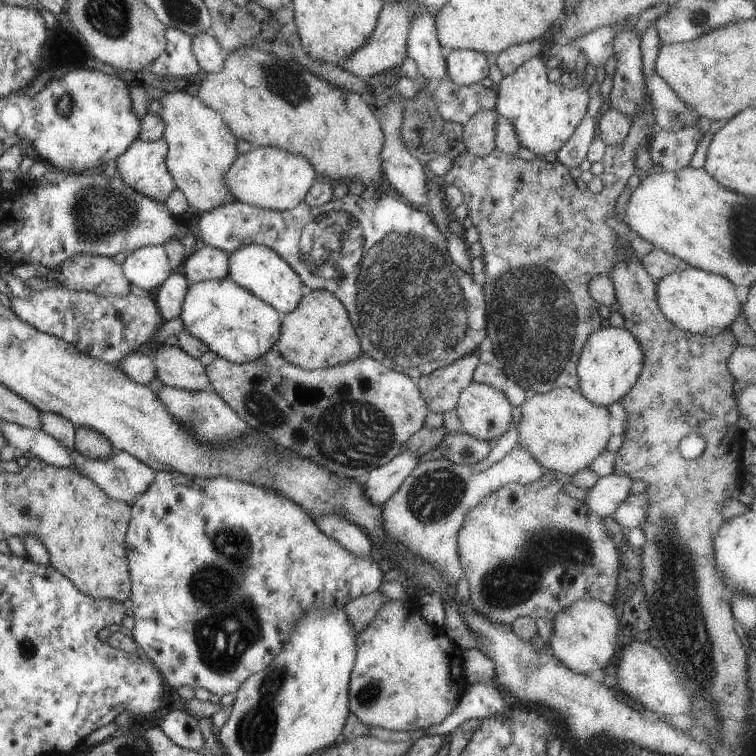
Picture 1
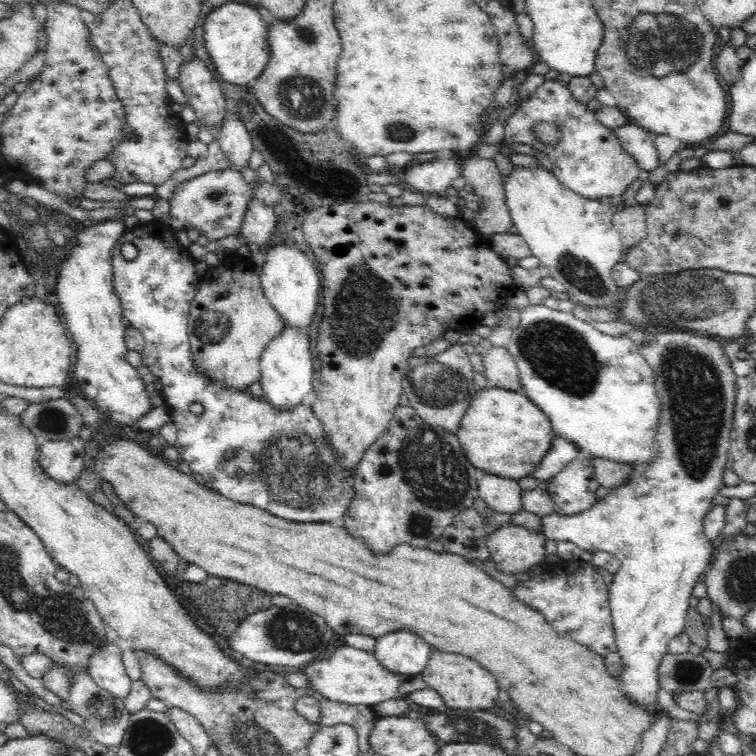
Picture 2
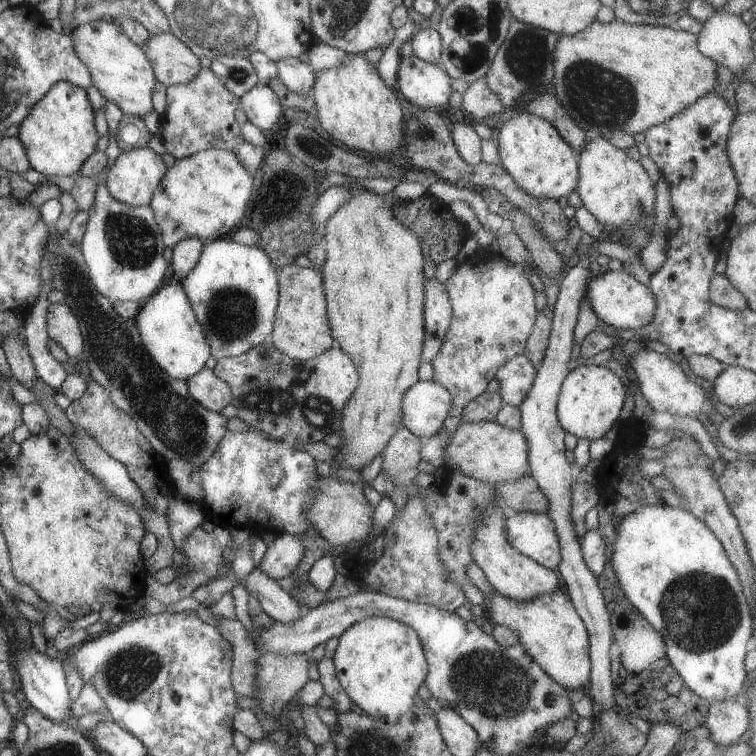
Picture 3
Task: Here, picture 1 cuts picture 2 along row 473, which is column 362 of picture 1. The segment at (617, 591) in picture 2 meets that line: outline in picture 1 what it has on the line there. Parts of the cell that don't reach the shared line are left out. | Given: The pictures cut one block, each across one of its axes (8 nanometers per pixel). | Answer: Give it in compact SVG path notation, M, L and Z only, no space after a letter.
M408 599L384 602L364 632L356 636L356 658L350 674L349 709L368 727L414 732L440 724L458 704L465 690L462 650L453 644L445 631L421 620L418 612L406 611Z

